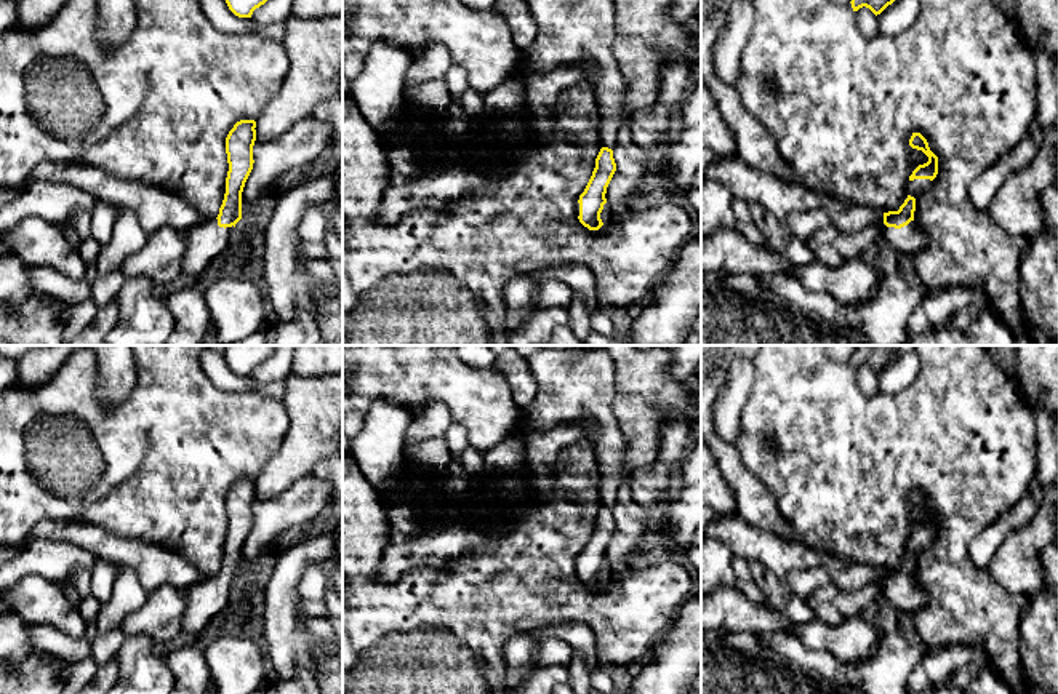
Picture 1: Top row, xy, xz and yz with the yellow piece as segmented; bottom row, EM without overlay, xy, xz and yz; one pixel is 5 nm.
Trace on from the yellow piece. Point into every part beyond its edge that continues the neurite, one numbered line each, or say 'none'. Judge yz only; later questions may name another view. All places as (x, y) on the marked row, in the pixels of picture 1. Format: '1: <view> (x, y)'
1: yz (917, 186)
2: yz (909, 239)

